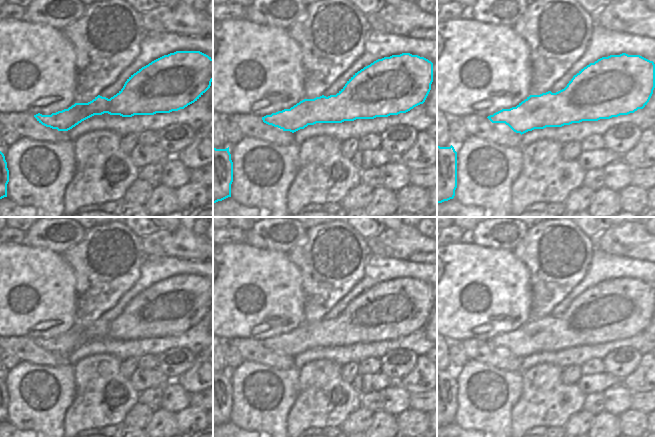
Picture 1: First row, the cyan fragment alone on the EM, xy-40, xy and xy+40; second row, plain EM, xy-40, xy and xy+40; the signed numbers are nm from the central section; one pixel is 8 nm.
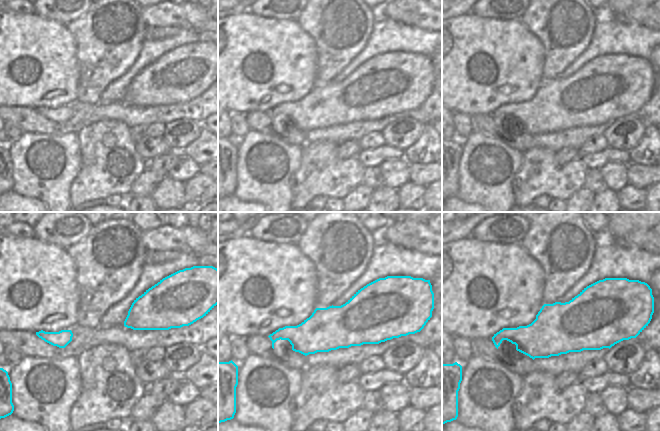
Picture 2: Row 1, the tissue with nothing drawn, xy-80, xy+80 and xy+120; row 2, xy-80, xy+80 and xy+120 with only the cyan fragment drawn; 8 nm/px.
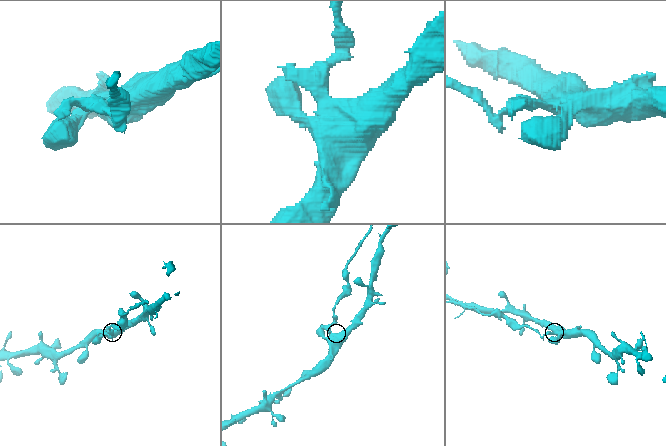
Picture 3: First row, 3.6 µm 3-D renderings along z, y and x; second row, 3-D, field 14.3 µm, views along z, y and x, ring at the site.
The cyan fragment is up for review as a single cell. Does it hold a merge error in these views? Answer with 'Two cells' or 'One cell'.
Two cells.

